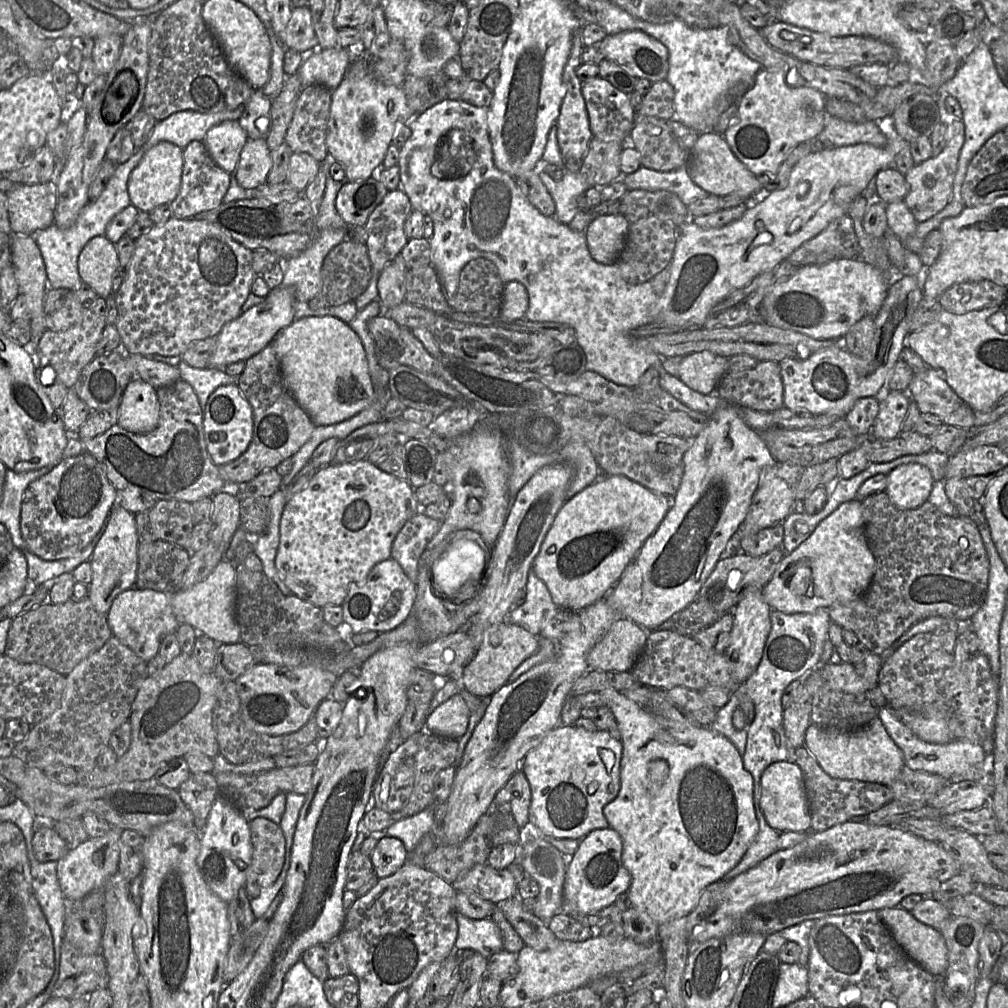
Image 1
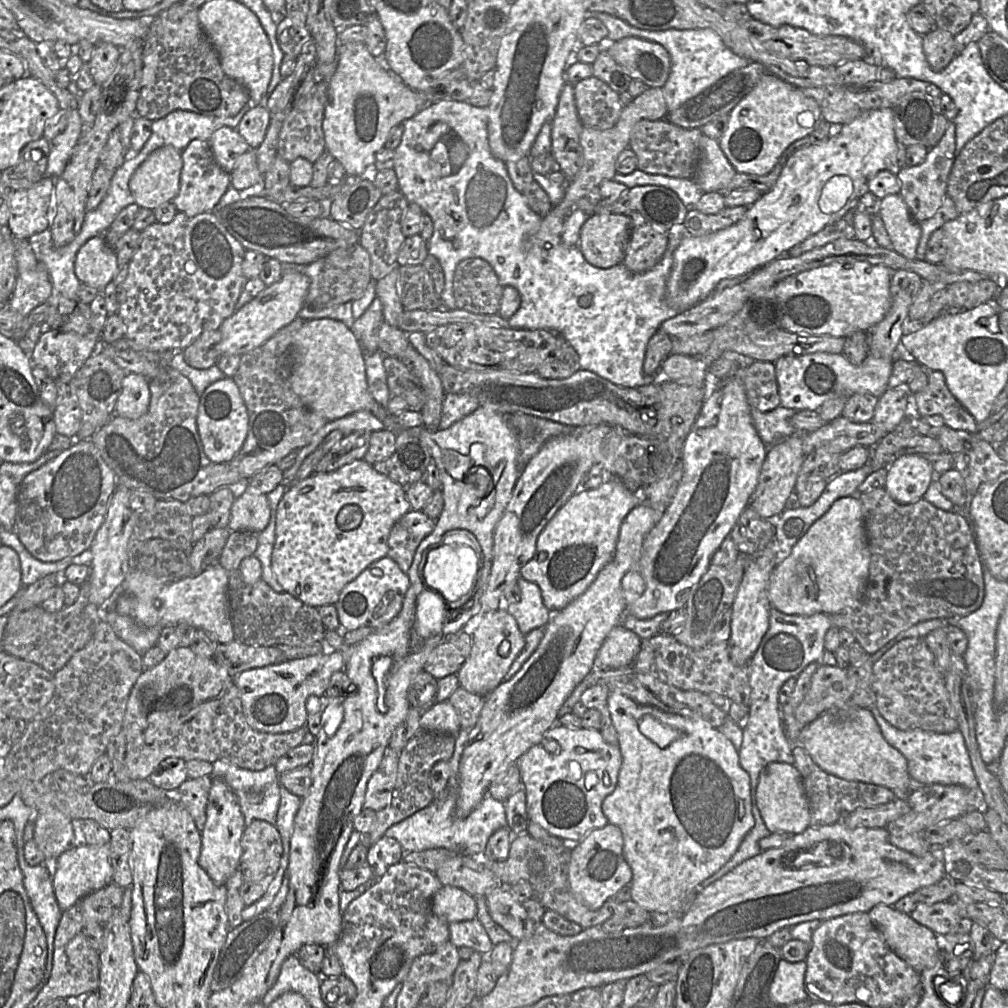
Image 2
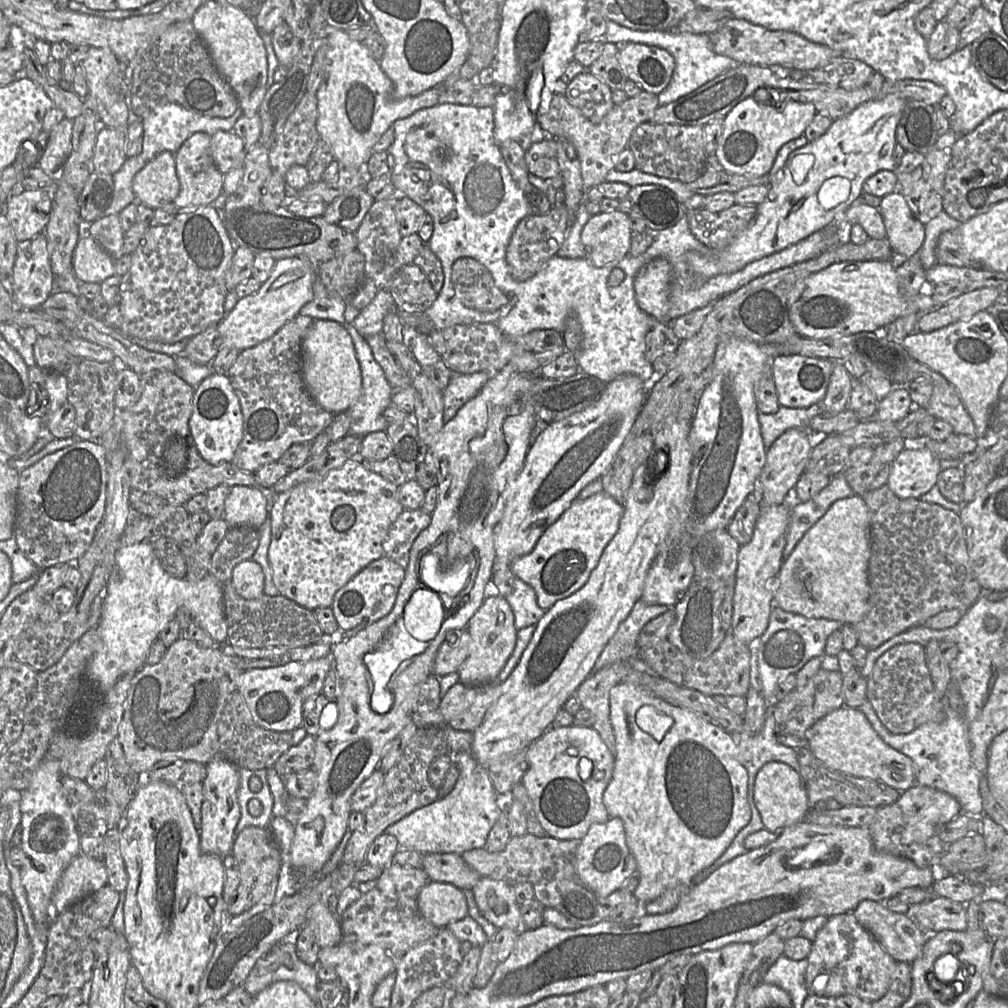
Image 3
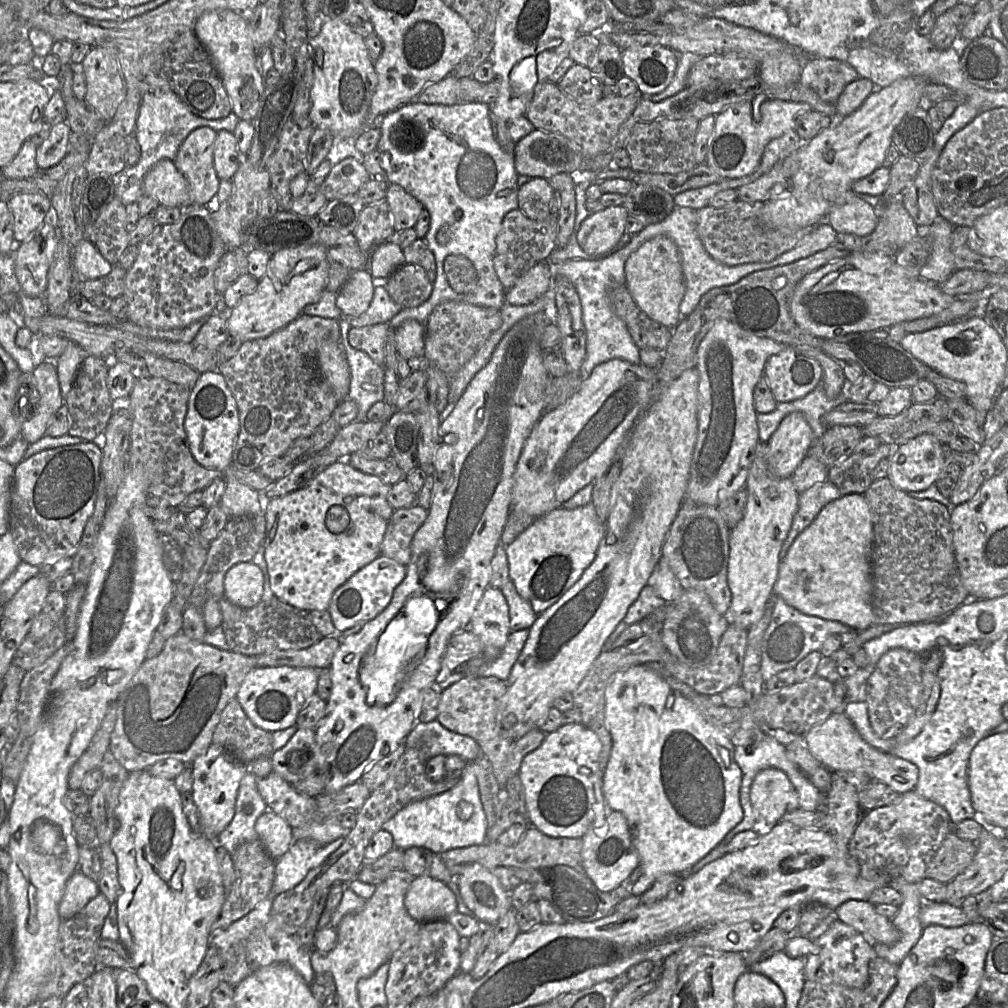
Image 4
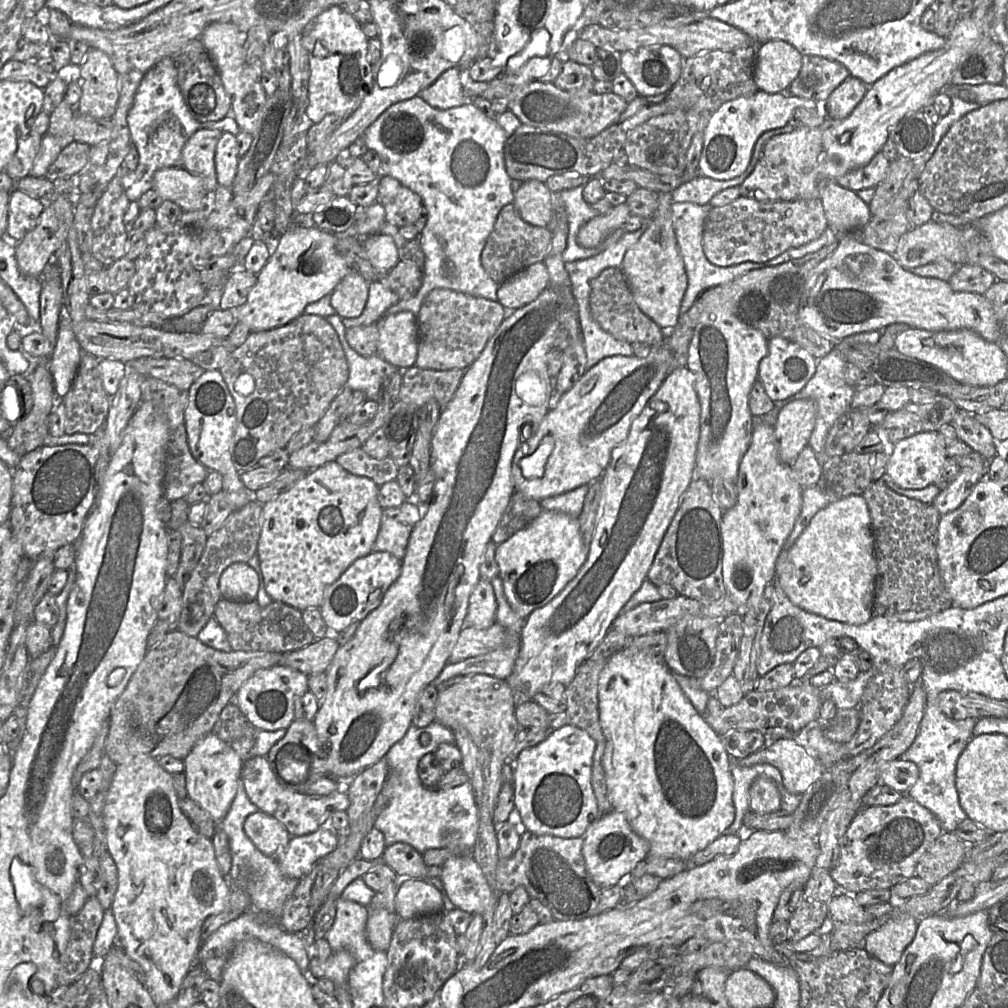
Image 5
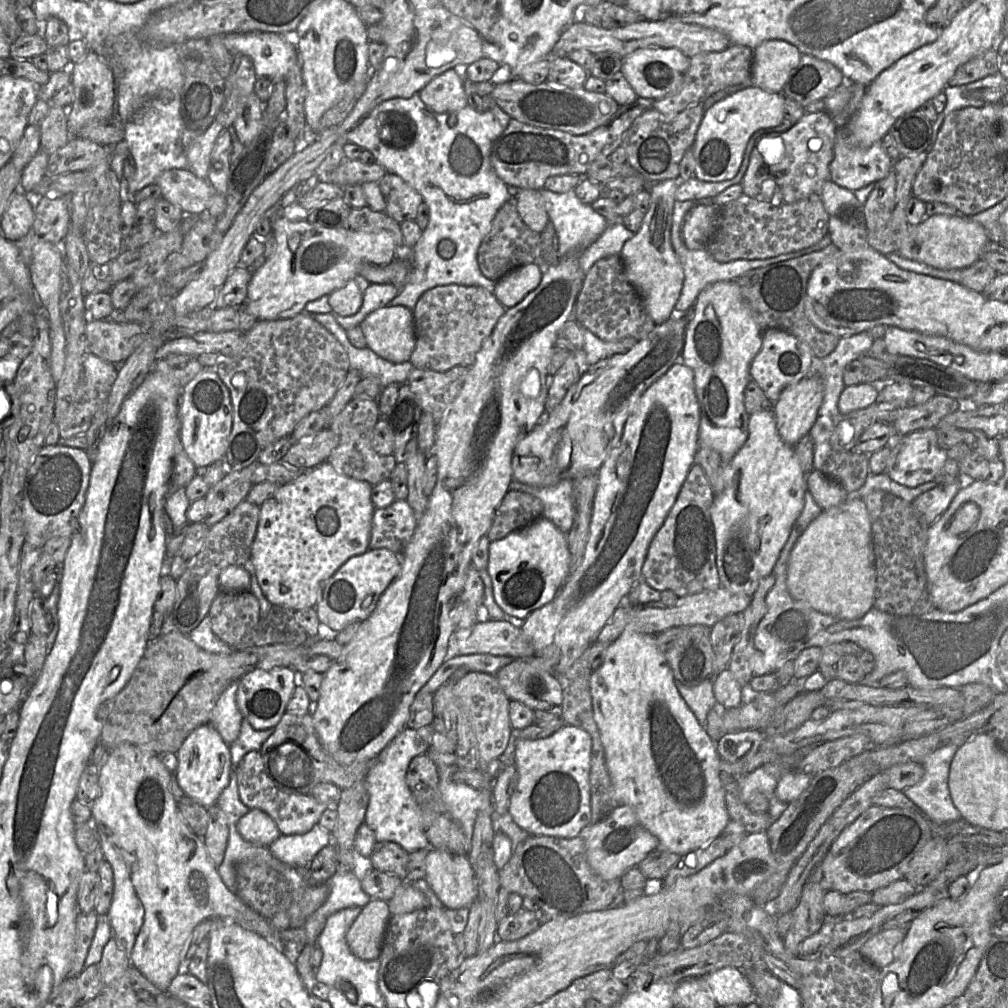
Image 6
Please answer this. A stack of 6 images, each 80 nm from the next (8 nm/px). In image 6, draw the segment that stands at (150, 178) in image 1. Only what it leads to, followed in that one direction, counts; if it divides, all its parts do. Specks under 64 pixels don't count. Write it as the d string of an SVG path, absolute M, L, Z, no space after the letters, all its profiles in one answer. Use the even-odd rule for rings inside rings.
M189 169L166 170L156 179L156 184L161 189L162 198L179 206L185 215L207 213L209 202L216 193L207 179L199 178Z

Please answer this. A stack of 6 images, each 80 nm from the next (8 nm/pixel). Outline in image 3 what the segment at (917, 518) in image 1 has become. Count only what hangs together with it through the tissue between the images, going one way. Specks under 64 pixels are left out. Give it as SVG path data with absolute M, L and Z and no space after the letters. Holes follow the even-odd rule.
M887 484L866 492L862 497L868 507L870 521L870 597L869 609L863 620L851 625L856 632L858 644L868 651L874 650L892 637L919 626L940 612L951 609L964 612L979 599L982 588L969 561L965 528L959 513L916 498L901 499Z

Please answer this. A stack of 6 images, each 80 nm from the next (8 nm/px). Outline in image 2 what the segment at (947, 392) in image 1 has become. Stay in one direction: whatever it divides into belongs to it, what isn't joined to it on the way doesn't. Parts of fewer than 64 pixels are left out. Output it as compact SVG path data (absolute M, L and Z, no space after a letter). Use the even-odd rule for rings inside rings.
M923 366L927 374L927 386L915 394L910 394L913 413L920 416L940 415L946 426L969 433L978 425L974 417L952 395L942 372Z

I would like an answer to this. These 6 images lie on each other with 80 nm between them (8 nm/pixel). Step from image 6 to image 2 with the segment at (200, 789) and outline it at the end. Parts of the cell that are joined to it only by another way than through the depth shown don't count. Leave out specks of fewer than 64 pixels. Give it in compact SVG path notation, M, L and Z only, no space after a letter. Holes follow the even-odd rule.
M213 777L206 807L206 821L201 833L199 865L219 885L225 885L239 868L242 855L241 838L246 827L237 797L225 781Z

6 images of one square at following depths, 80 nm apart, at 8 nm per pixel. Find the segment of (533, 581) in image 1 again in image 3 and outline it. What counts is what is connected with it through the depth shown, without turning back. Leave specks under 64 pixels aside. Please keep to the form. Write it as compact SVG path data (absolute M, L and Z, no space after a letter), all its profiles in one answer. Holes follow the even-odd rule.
M515 579L513 590L505 599L513 612L517 630L535 626L546 612L538 605L534 589L520 579Z

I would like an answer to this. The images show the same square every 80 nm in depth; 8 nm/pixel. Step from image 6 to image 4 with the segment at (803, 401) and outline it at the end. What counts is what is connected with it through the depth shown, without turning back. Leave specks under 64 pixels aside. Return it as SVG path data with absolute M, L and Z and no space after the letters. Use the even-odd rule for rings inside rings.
M802 413L785 416L767 442L770 472L778 478L790 478L809 454L814 441L813 431Z

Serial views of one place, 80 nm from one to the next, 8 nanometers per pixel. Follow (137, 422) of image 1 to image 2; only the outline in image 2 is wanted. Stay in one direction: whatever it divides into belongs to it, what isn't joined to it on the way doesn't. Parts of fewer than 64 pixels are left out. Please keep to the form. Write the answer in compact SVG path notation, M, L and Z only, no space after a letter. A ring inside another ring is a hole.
M126 373L114 414L137 419L147 412L150 398L149 380L139 374Z

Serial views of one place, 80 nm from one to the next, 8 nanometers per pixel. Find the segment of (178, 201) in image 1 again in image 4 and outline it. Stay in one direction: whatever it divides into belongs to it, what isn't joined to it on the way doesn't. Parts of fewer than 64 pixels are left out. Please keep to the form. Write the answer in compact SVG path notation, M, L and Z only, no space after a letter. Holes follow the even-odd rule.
M199 127L186 137L174 160L189 185L193 205L206 206L216 195L220 179L214 168L214 143L217 132Z

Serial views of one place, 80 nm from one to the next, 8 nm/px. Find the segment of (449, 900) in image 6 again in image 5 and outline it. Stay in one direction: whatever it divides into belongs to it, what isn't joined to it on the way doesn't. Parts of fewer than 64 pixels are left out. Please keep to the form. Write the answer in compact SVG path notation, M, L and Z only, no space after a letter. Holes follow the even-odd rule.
M470 855L451 856L442 865L439 878L445 894L457 909L472 915L483 914L497 904L498 892L490 887Z

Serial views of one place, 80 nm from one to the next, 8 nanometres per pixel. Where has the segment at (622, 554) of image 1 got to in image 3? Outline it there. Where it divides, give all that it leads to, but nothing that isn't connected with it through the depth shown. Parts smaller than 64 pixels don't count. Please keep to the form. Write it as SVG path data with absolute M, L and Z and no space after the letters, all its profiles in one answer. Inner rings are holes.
M603 491L584 500L574 500L561 516L547 527L529 554L511 561L511 571L515 577L534 589L538 605L547 611L557 601L571 595L587 582L592 570L597 566L603 550L616 534L623 512L623 503Z

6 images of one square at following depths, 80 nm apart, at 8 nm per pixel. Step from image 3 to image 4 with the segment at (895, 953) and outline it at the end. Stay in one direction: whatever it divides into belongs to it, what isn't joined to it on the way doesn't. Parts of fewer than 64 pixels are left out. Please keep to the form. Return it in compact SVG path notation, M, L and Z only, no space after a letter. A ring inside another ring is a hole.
M848 900L833 910L835 919L853 927L873 943L891 945L900 938L900 933L893 925L892 920L880 915L875 910L875 905L865 900Z

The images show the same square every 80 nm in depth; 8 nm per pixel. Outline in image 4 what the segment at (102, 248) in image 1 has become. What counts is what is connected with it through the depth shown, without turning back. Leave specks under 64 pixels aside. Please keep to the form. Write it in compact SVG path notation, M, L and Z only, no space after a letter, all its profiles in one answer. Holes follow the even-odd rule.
M87 237L74 249L72 266L76 276L82 280L103 279L113 267Z

